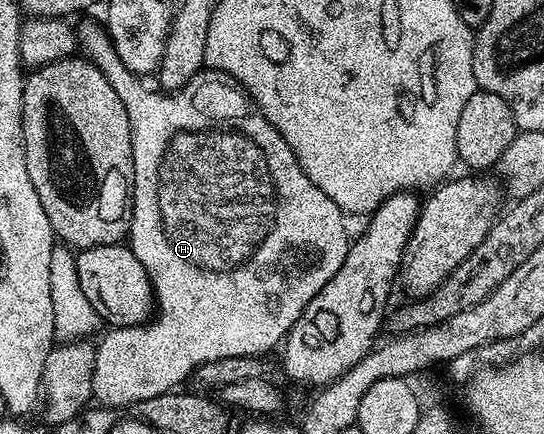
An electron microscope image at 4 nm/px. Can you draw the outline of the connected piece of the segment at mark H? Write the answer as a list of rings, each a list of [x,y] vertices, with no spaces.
[[[97,22],[97,24],[85,24],[82,28],[76,29],[77,39],[79,41],[80,51],[83,53],[84,59],[90,60],[97,69],[103,74],[103,78],[107,78],[107,82],[111,82],[111,90],[115,90],[115,94],[119,94],[119,102],[123,102],[123,110],[127,110],[127,122],[131,122],[131,154],[133,155],[133,178],[131,181],[131,215],[129,217],[129,235],[127,237],[127,247],[135,254],[135,258],[139,258],[139,262],[143,264],[143,270],[147,272],[147,278],[153,287],[153,299],[155,301],[156,312],[155,315],[148,322],[144,324],[136,324],[130,328],[115,328],[110,327],[109,333],[102,338],[101,341],[96,341],[95,344],[95,374],[93,375],[93,400],[98,405],[111,408],[114,410],[128,409],[135,402],[143,402],[147,398],[155,398],[164,392],[172,392],[178,386],[184,385],[189,379],[195,369],[203,363],[215,362],[216,359],[221,358],[239,358],[240,356],[249,357],[264,357],[264,352],[269,352],[273,347],[276,349],[278,345],[284,341],[285,336],[291,330],[291,326],[297,321],[301,311],[304,310],[308,300],[315,298],[315,294],[319,294],[319,290],[323,290],[323,286],[327,286],[327,282],[339,270],[339,266],[343,266],[343,262],[349,253],[349,246],[351,243],[351,235],[345,229],[345,220],[347,221],[346,213],[341,211],[339,206],[335,206],[335,202],[331,202],[331,198],[327,198],[327,194],[323,194],[323,190],[319,190],[319,186],[315,186],[311,182],[311,178],[307,178],[307,174],[303,174],[303,170],[297,164],[295,154],[291,150],[291,146],[287,146],[287,142],[283,142],[283,134],[279,134],[279,130],[275,130],[275,126],[271,126],[271,122],[258,109],[257,105],[249,99],[244,88],[241,87],[238,81],[234,80],[232,75],[228,72],[220,72],[217,68],[206,67],[204,70],[197,72],[195,78],[191,78],[191,82],[187,82],[187,86],[176,90],[156,90],[152,92],[149,88],[144,88],[142,77],[138,76],[136,72],[127,70],[127,66],[123,66],[123,62],[119,62],[119,54],[115,54],[115,46],[111,42],[108,32],[105,31],[104,23]]]

